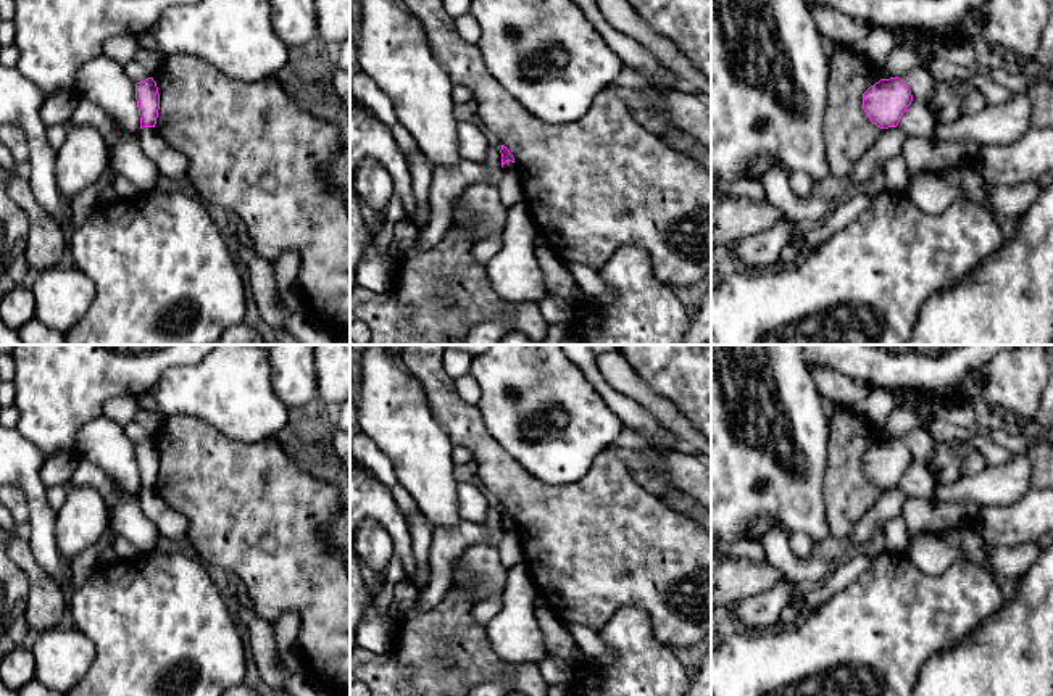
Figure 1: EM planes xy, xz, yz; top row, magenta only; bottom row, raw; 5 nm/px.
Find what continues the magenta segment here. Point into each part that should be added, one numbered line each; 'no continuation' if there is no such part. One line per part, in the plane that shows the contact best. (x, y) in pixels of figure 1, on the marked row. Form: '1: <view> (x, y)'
no continuation

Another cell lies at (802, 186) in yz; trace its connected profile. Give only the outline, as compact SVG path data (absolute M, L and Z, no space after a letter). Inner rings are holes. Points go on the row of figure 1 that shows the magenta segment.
M760 155L755 160L751 160L747 164L747 169L743 172L743 179L761 180L763 176L771 168L780 168L785 171L789 187L795 197L798 197L801 200L813 197L813 190L816 187L816 182L806 172L785 169L777 160L774 160L769 155Z

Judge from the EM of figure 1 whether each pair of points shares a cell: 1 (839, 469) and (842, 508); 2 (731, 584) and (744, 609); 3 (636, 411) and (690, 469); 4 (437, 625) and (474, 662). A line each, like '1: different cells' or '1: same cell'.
1: same cell
2: different cells
3: different cells
4: same cell

